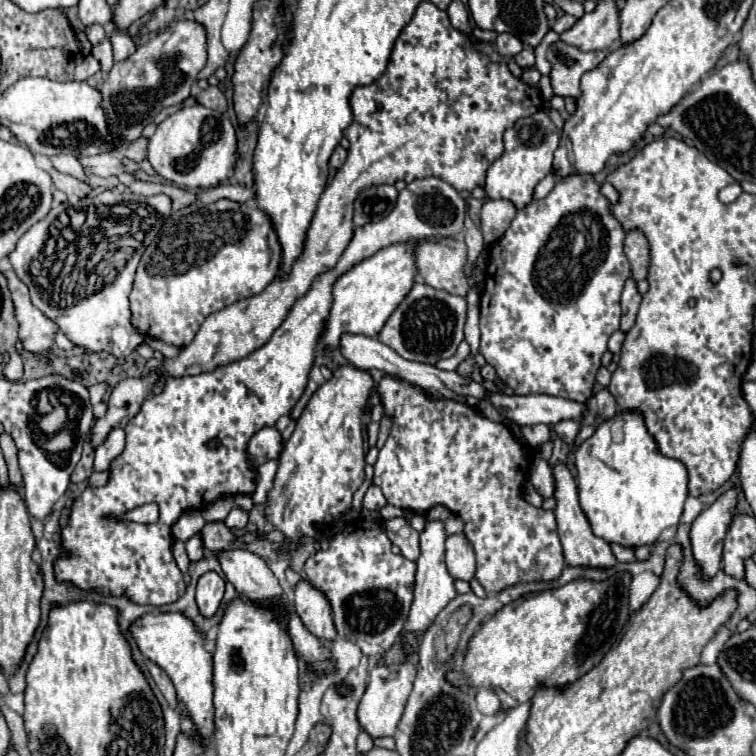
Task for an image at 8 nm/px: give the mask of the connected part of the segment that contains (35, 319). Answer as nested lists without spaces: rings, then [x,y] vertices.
[[[12,270],[4,274],[8,278],[8,288],[12,292],[16,318],[20,324],[20,342],[30,352],[38,352],[38,354],[48,352],[50,346],[54,344],[58,326],[50,318],[46,318],[38,308],[32,306],[26,284],[20,282],[20,278]]]

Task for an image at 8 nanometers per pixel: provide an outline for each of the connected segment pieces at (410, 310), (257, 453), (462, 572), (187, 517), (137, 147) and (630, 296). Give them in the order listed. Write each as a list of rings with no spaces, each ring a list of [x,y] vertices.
[[[416,282],[412,292],[402,300],[402,304],[392,312],[384,324],[378,340],[396,350],[402,358],[436,364],[442,358],[456,354],[458,344],[464,340],[464,322],[466,322],[466,298],[436,290],[426,282]]]
[[[262,428],[248,442],[248,460],[254,466],[260,466],[266,460],[278,458],[280,450],[282,450],[280,432],[276,428]]]
[[[450,534],[446,538],[446,566],[458,580],[472,580],[476,570],[476,558],[472,544],[464,534]]]
[[[186,510],[174,524],[172,524],[172,534],[174,538],[186,542],[192,534],[200,532],[200,512],[196,510]]]
[[[140,136],[136,142],[132,142],[132,146],[126,148],[126,156],[132,160],[144,160],[146,158],[146,148],[148,148],[148,138]]]
[[[628,278],[628,282],[624,284],[624,290],[622,290],[622,324],[620,324],[620,330],[622,332],[628,332],[632,326],[634,326],[634,320],[636,320],[636,314],[638,314],[638,308],[640,308],[640,292],[636,288],[636,280],[634,278]]]

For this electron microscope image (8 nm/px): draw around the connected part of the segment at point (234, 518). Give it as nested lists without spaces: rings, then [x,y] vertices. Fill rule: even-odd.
[[[232,508],[224,522],[226,522],[228,528],[244,528],[246,522],[248,522],[248,514],[244,510],[240,510],[240,508]]]

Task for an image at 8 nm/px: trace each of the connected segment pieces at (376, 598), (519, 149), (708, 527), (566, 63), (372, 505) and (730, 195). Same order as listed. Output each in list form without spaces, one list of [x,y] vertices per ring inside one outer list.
[[[362,518],[348,522],[326,550],[318,550],[306,560],[304,572],[306,580],[326,594],[338,634],[356,642],[362,654],[380,656],[398,640],[412,604],[416,564],[392,552],[382,522],[366,522]]]
[[[538,110],[536,114],[520,118],[512,128],[508,128],[504,132],[504,144],[504,154],[486,170],[486,198],[506,198],[512,200],[516,208],[524,208],[528,202],[532,202],[534,186],[552,170],[554,150],[560,144],[560,130],[554,126],[544,110]]]
[[[730,486],[692,522],[692,552],[702,572],[712,578],[722,566],[722,546],[728,526],[736,514],[740,486]]]
[[[556,42],[548,48],[546,58],[552,64],[550,84],[554,94],[564,98],[568,96],[578,98],[582,74],[596,68],[606,58],[606,52],[602,50],[582,52],[582,50],[576,50],[574,46],[564,46],[564,42]]]
[[[372,484],[372,486],[366,490],[366,494],[364,494],[362,506],[368,508],[368,510],[380,510],[382,506],[386,506],[386,498],[384,498],[382,490]]]
[[[734,182],[725,188],[723,188],[719,194],[719,200],[725,204],[733,202],[738,198],[738,196],[743,192],[740,184],[738,182]]]

